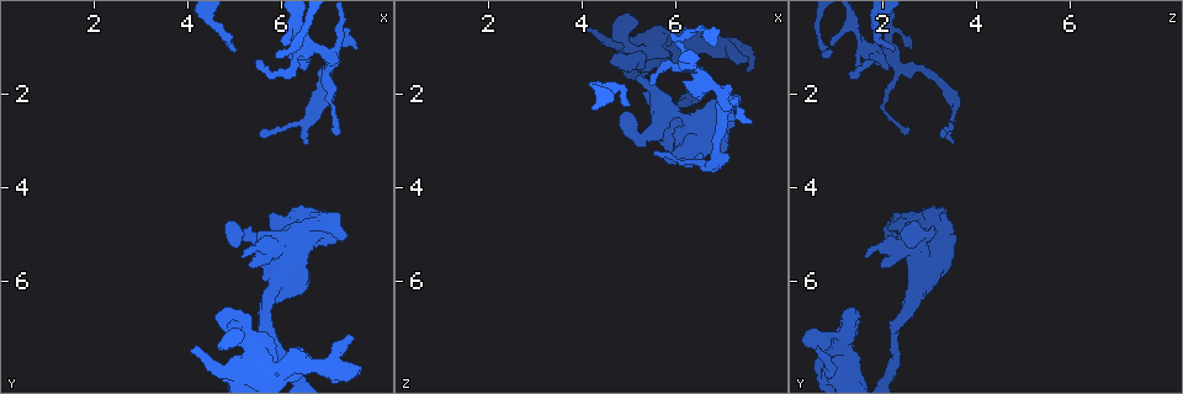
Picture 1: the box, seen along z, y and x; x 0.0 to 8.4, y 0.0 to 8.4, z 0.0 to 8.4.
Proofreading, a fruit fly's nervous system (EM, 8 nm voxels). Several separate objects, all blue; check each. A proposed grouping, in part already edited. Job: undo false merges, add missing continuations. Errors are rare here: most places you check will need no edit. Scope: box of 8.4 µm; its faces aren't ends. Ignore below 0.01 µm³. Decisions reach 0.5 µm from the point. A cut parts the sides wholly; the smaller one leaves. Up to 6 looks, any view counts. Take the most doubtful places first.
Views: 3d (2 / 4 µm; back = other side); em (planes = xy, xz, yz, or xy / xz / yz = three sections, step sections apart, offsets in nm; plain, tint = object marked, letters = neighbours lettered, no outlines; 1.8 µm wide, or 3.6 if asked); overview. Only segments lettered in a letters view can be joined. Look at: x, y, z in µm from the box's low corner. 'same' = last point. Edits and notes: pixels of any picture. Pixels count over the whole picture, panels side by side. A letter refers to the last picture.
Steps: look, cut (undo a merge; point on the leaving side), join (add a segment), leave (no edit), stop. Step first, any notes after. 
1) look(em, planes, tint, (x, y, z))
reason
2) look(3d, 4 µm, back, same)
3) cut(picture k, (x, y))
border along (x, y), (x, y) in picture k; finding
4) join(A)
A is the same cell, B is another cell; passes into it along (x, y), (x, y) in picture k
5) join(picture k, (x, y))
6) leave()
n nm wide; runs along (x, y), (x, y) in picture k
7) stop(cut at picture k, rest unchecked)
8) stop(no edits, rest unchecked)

look(em, xy, step 8, tint, (6.60, 2.50, 3.55))
thick turns thin

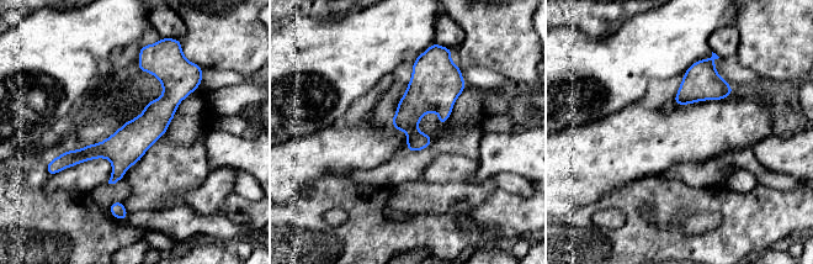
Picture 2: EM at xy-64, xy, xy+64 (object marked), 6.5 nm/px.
look(em, planes, letters, same)
cut it another way

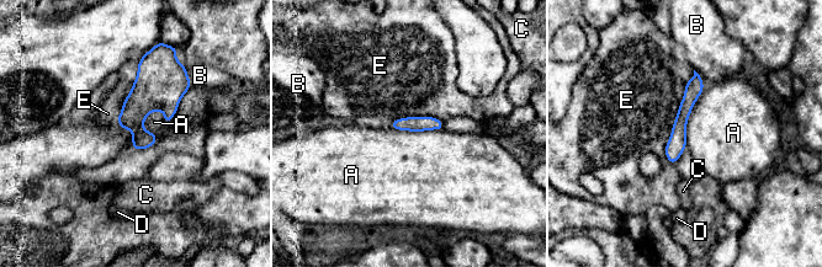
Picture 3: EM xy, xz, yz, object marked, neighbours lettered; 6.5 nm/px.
leave()
E touches over 440 nm; A, B, C, D and E are other cells; runs along (696, 78), (679, 124), (673, 160) in picture 3; continuous, no second neuron

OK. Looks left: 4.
look(em, planes, letters, (4.95, 7.15, 0.95))
abrupt turn

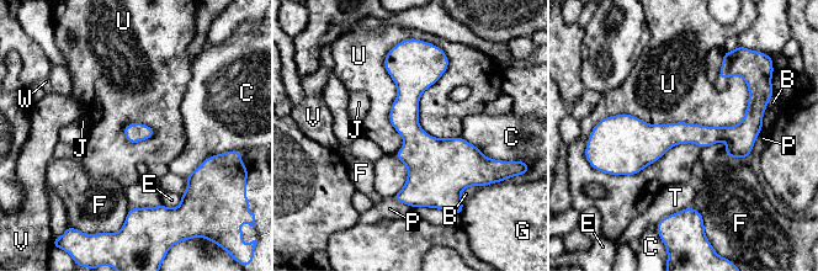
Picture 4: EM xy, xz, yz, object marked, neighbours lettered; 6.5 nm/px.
leave()
B, C, E, F, G, J, P, T, U, V and W are other cells; runs along (759, 121), (743, 134), (612, 128) in picture 4; all the same neuron

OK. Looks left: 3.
look(3d, 2 µm, (5.05, 1.10, 2.20))
thin end

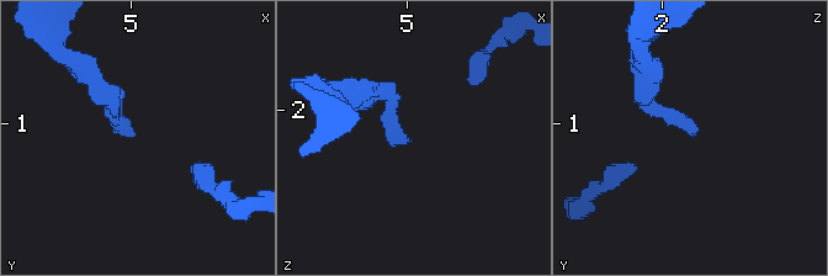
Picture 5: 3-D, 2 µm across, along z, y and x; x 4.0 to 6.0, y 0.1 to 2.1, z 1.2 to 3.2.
look(em, planes, plain, (5.00, 1.08, 2.22))

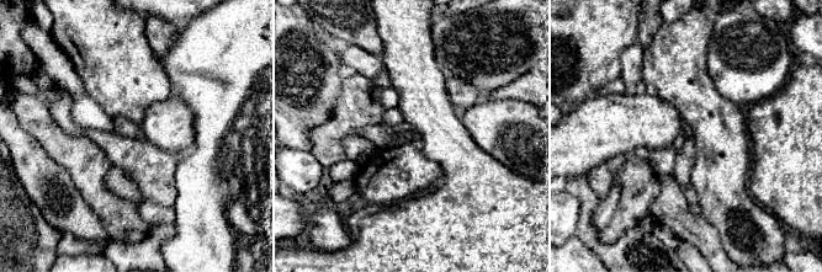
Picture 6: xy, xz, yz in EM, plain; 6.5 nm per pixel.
look(em, planes, letters, same)

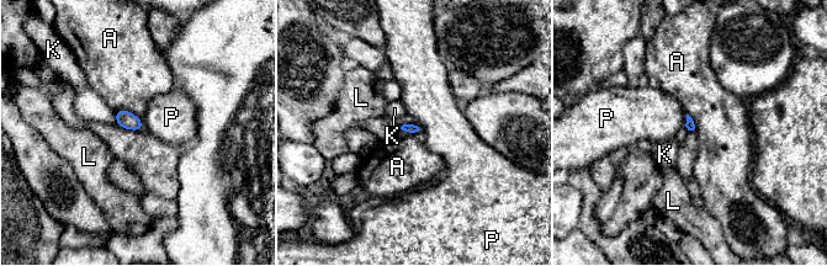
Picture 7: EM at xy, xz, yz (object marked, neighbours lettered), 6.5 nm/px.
leave()
A, K, L and P are other cells; border along (116, 110), (128, 110), (141, 120) in picture 7; none of them fits

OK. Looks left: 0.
stop(no edits, rest unchecked)

